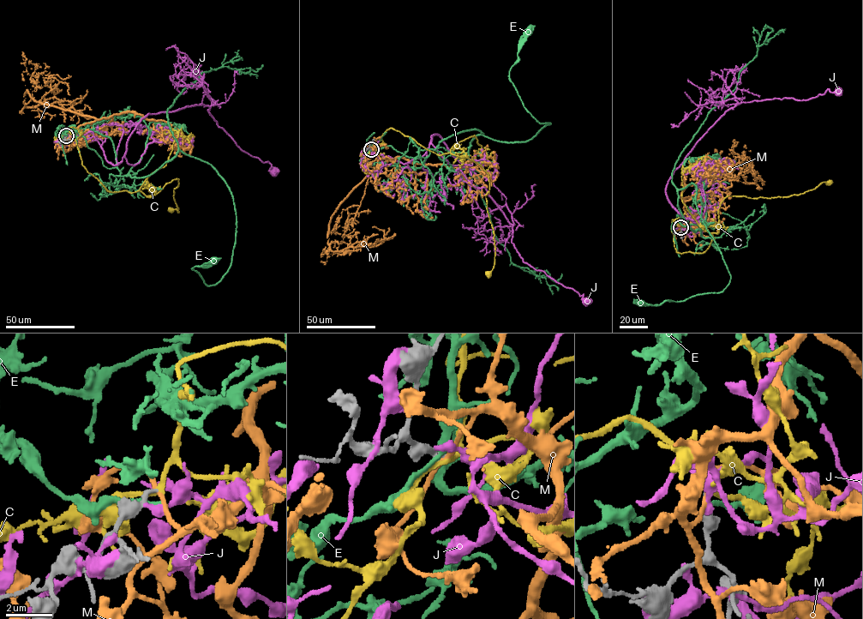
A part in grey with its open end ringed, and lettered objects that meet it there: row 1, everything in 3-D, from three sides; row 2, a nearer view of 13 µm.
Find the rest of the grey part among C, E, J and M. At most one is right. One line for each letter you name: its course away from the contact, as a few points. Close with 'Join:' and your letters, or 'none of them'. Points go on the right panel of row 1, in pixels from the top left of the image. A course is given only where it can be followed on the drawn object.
C: via (680, 227), (671, 227), (676, 251), (702, 253), (717, 233), (727, 196), (788, 197), (828, 183)
Join: C

